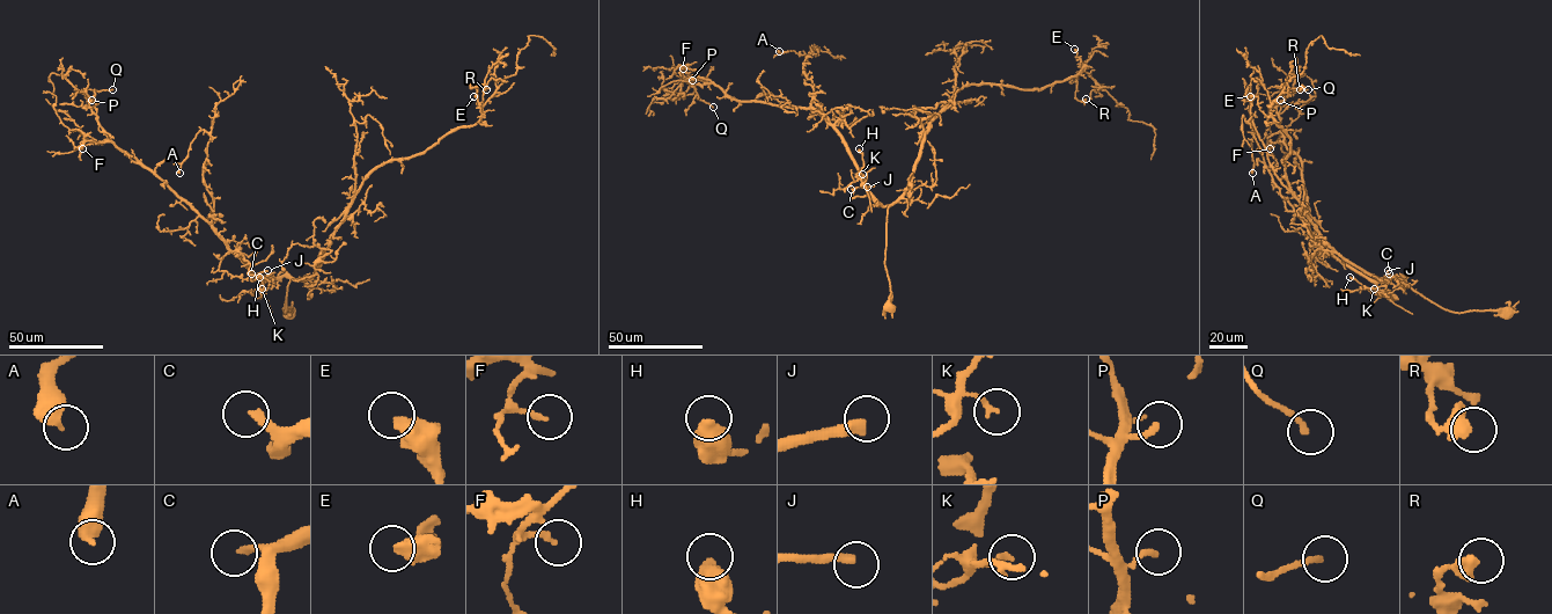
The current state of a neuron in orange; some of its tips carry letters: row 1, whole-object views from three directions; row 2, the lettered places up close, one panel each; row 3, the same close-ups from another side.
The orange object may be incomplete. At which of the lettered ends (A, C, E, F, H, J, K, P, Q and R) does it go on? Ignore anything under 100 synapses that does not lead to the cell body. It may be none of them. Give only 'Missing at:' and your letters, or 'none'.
Missing at: C, J

